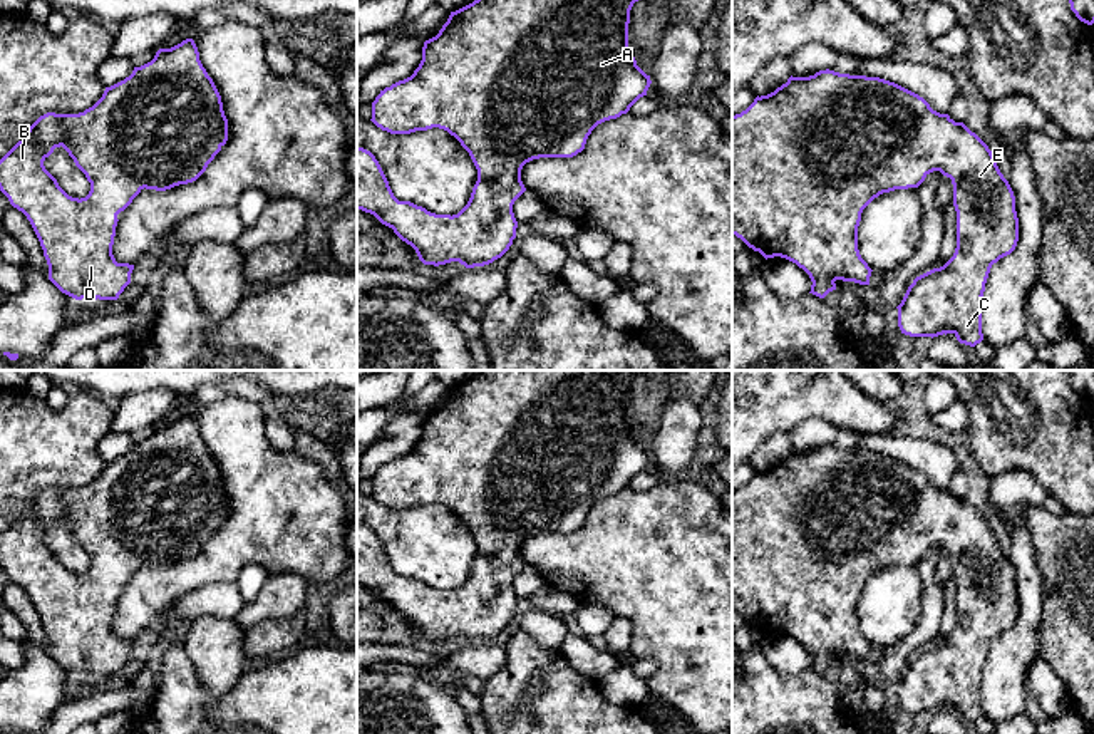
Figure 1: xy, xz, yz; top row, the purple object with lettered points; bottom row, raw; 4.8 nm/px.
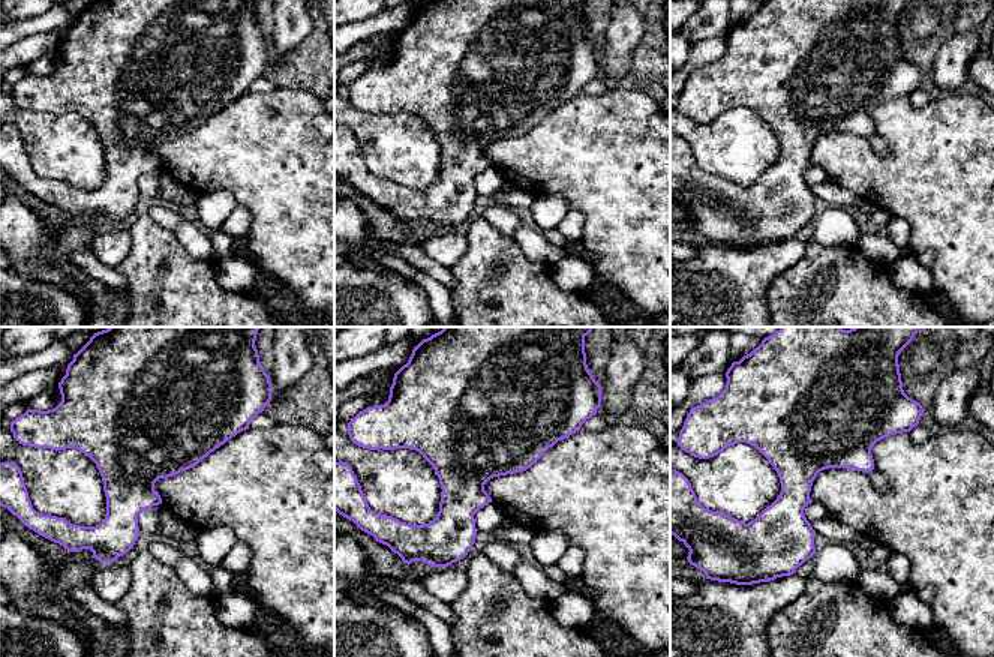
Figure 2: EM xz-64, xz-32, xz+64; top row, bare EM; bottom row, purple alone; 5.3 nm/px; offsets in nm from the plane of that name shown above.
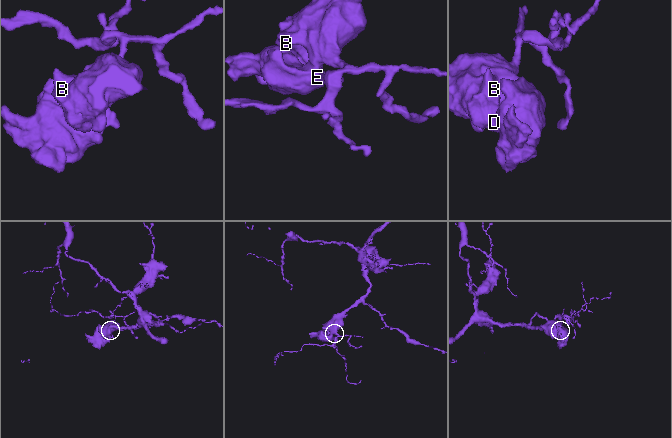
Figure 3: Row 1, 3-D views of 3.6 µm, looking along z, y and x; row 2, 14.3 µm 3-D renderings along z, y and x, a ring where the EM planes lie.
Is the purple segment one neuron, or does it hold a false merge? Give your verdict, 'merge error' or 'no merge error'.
no merge error

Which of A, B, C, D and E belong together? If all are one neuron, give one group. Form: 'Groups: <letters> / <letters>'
Groups: A B C D E

